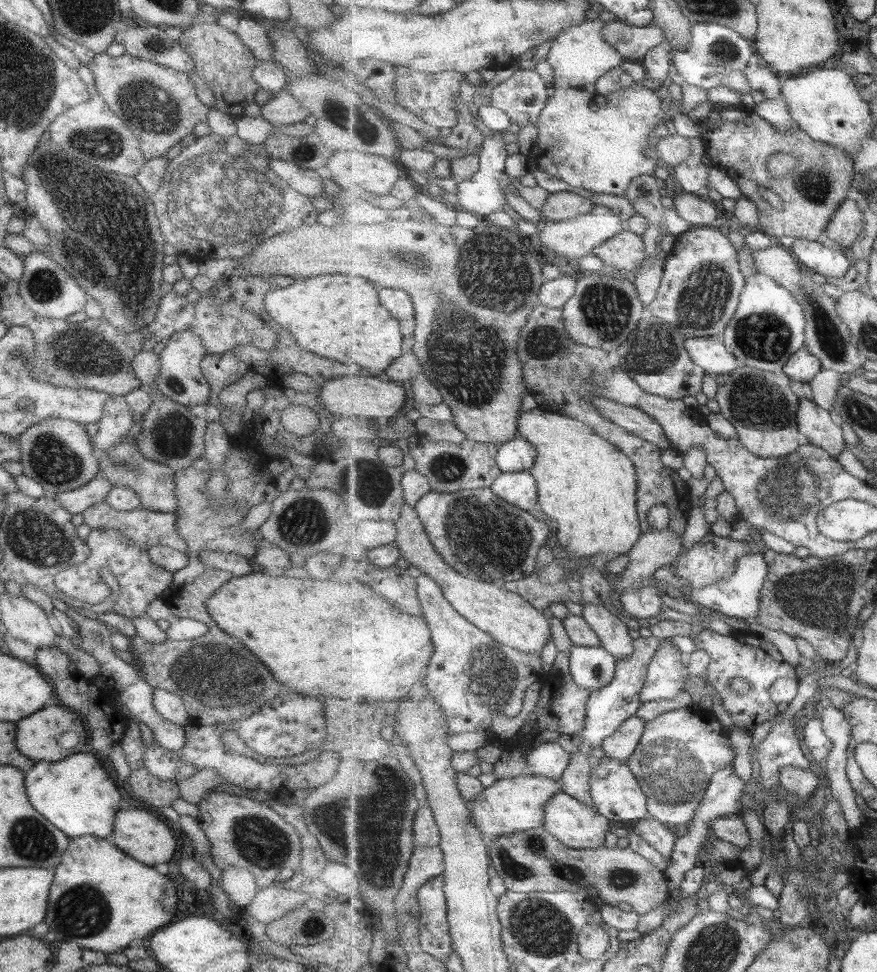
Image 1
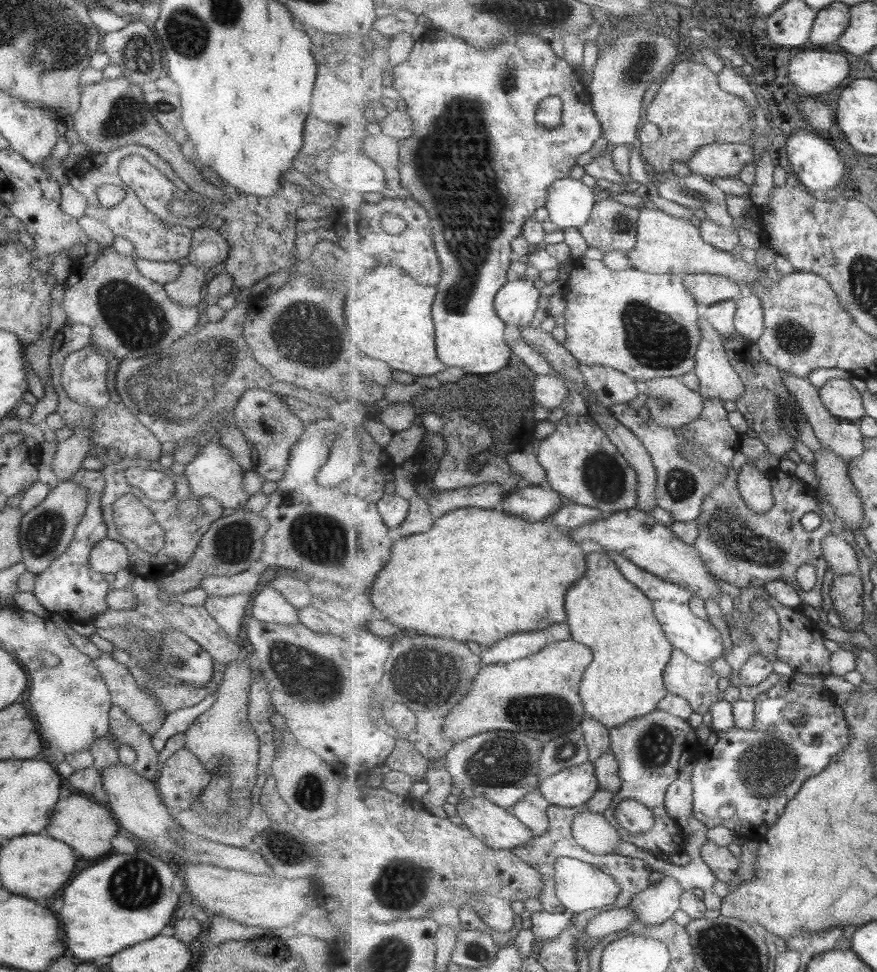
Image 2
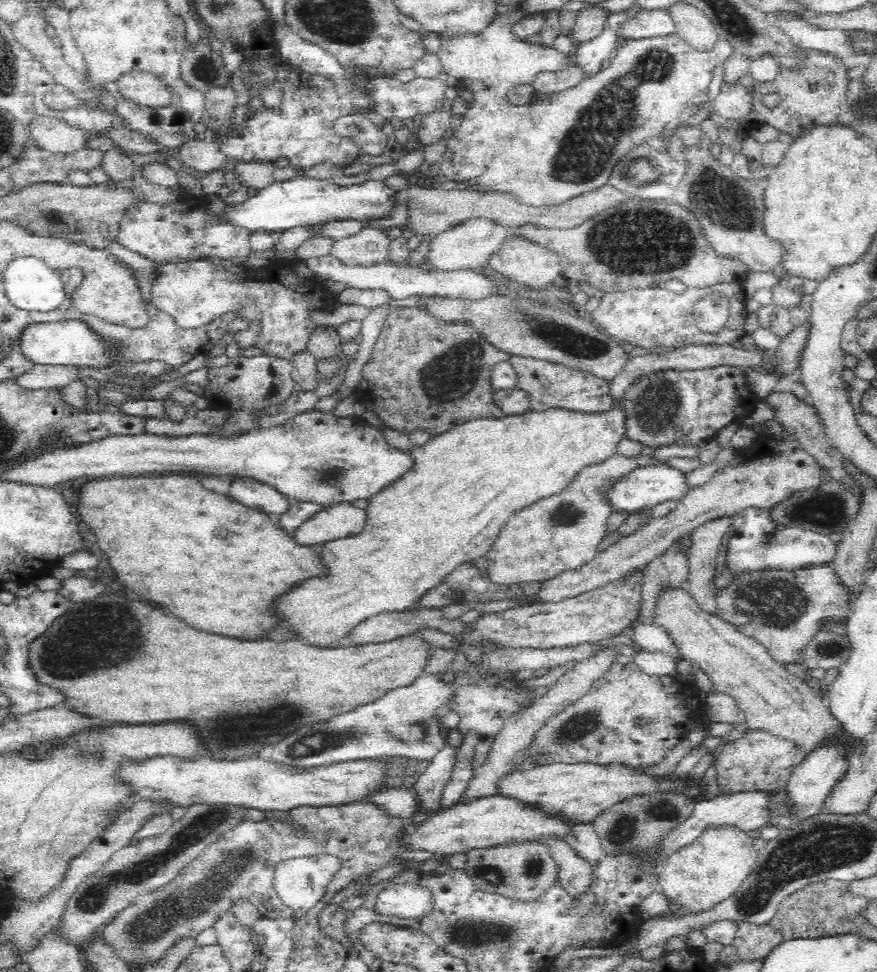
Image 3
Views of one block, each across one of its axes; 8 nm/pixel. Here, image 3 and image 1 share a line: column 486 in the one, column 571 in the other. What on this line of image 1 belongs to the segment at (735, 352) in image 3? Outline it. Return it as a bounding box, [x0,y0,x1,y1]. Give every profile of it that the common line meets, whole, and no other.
[518,406,644,559]

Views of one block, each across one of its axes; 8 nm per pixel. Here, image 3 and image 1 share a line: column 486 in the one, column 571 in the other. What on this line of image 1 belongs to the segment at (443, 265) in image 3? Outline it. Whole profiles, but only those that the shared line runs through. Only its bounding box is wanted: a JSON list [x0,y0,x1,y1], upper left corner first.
[539,205,627,263]

